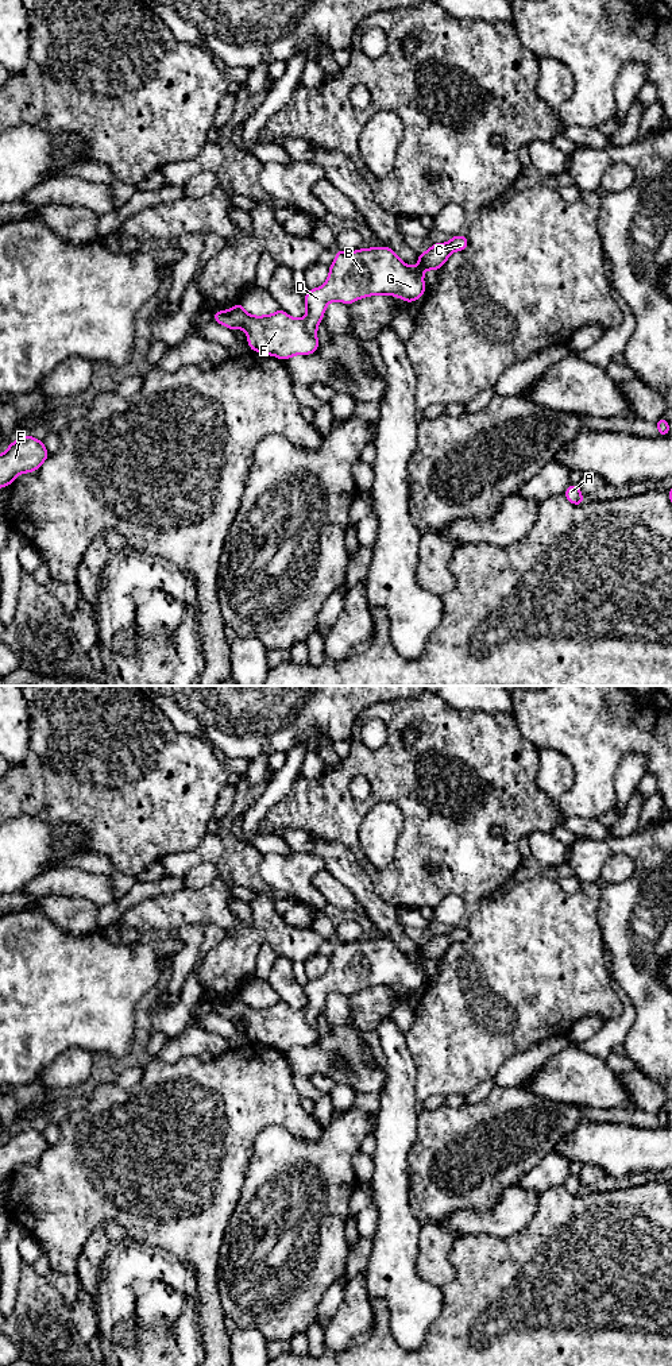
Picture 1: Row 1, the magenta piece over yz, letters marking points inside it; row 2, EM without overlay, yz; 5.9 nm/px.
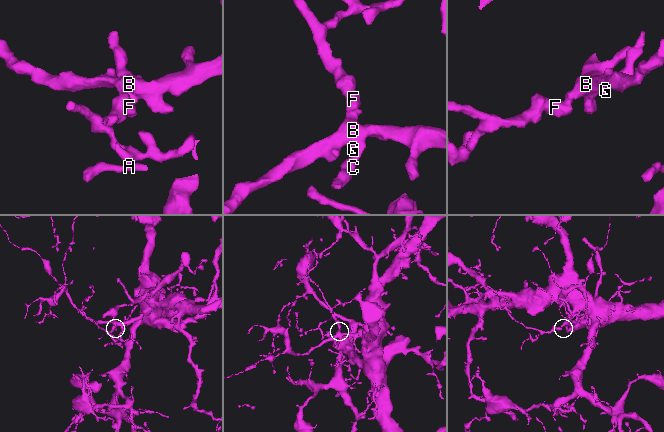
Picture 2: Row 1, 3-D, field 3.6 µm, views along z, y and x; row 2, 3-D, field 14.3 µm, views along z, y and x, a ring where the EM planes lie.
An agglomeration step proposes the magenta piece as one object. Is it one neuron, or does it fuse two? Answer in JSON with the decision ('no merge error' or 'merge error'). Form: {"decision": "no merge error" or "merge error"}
{"decision": "no merge error"}

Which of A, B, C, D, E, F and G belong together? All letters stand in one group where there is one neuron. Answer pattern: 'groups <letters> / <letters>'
groups A B C D E F G

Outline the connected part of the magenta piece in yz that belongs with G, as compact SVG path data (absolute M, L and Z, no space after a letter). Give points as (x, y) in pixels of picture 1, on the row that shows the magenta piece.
M456 235L448 243L436 243L422 254L418 254L418 263L410 267L402 262L390 247L372 247L356 251L339 251L333 263L329 266L327 282L316 289L309 289L305 297L306 315L304 319L294 319L282 309L273 315L252 316L247 313L242 302L237 302L228 310L213 313L213 319L229 328L247 332L247 342L251 351L263 355L274 355L281 360L286 360L294 355L310 355L318 350L317 325L321 324L327 305L332 301L352 304L363 297L375 294L395 296L406 302L413 302L425 294L424 271L439 270L453 251L463 251L468 246L467 236Z

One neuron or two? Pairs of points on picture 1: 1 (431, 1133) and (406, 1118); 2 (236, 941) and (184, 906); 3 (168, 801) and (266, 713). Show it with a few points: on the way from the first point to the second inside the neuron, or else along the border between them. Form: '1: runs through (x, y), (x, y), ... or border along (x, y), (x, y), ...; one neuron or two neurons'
1: border along (420, 1112), (416, 1139), (408, 1154); two neurons
2: runs through (228, 926), (208, 906), (199, 906); one neuron
3: border along (185, 733), (204, 739), (213, 748); two neurons

